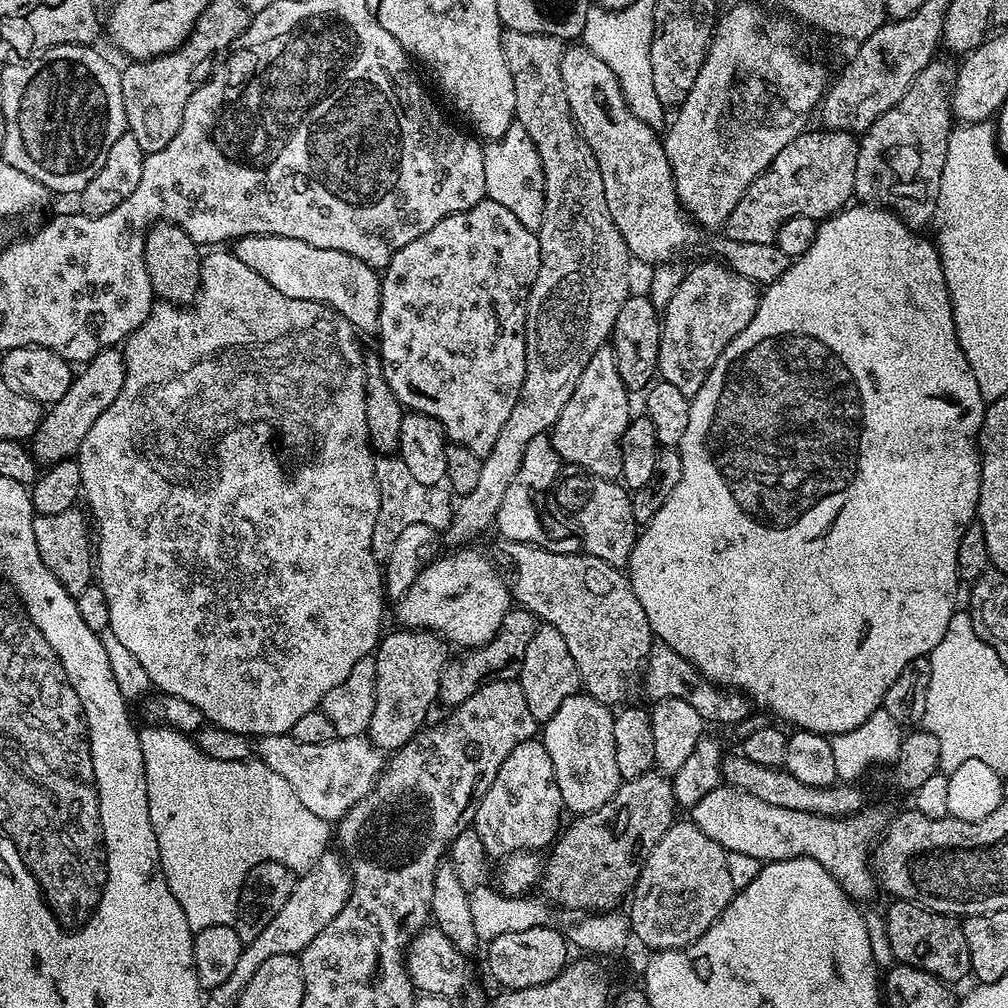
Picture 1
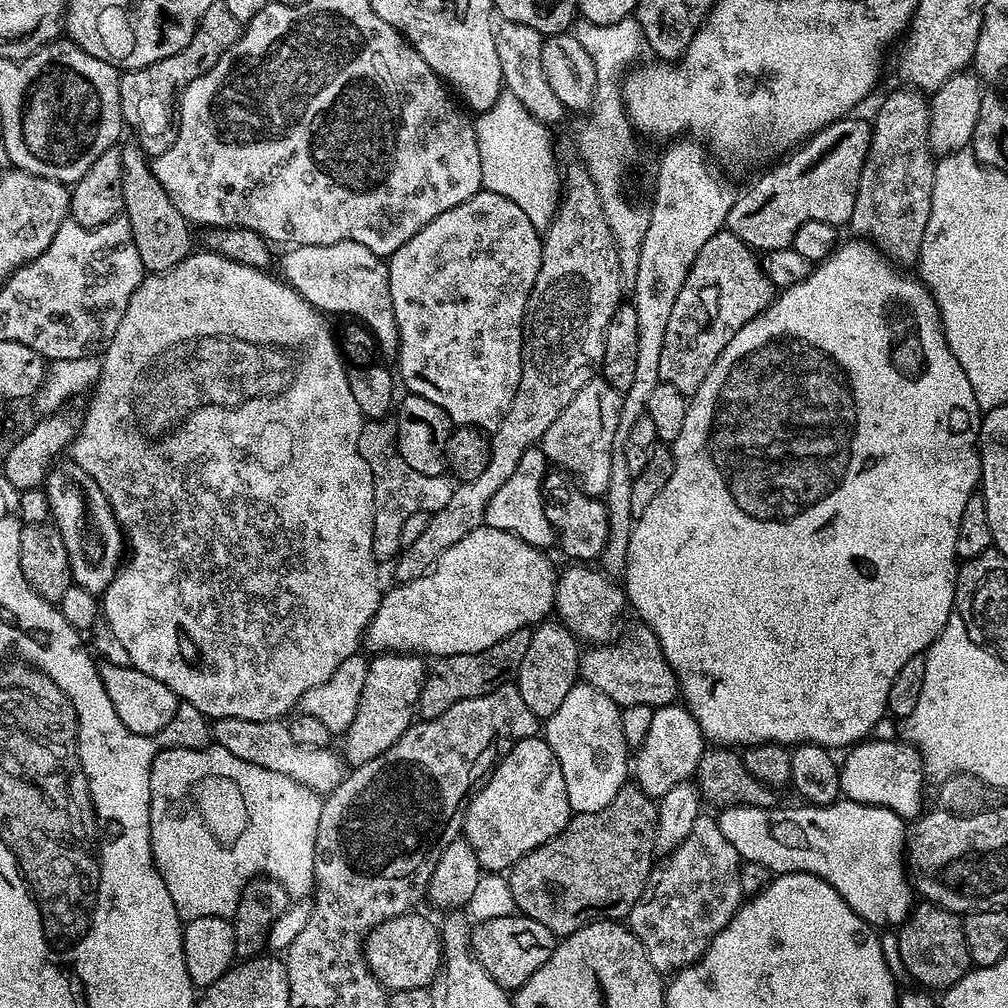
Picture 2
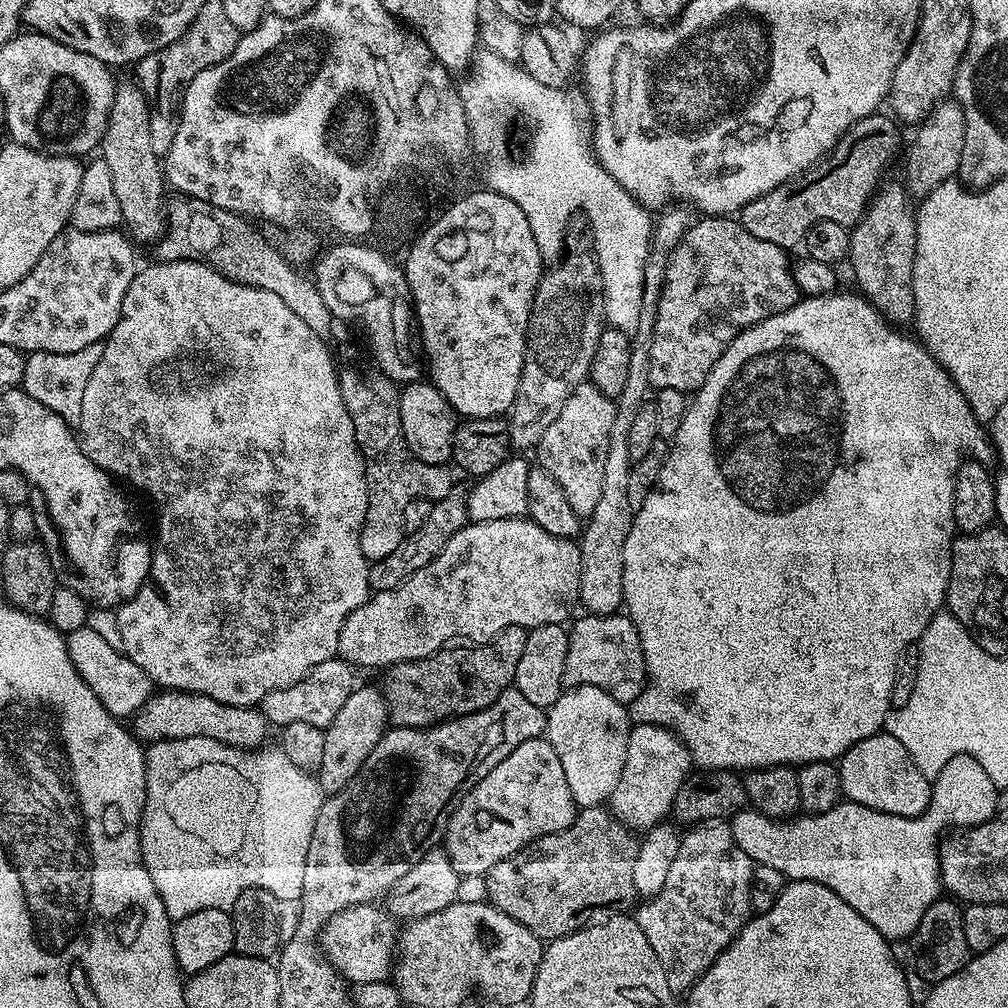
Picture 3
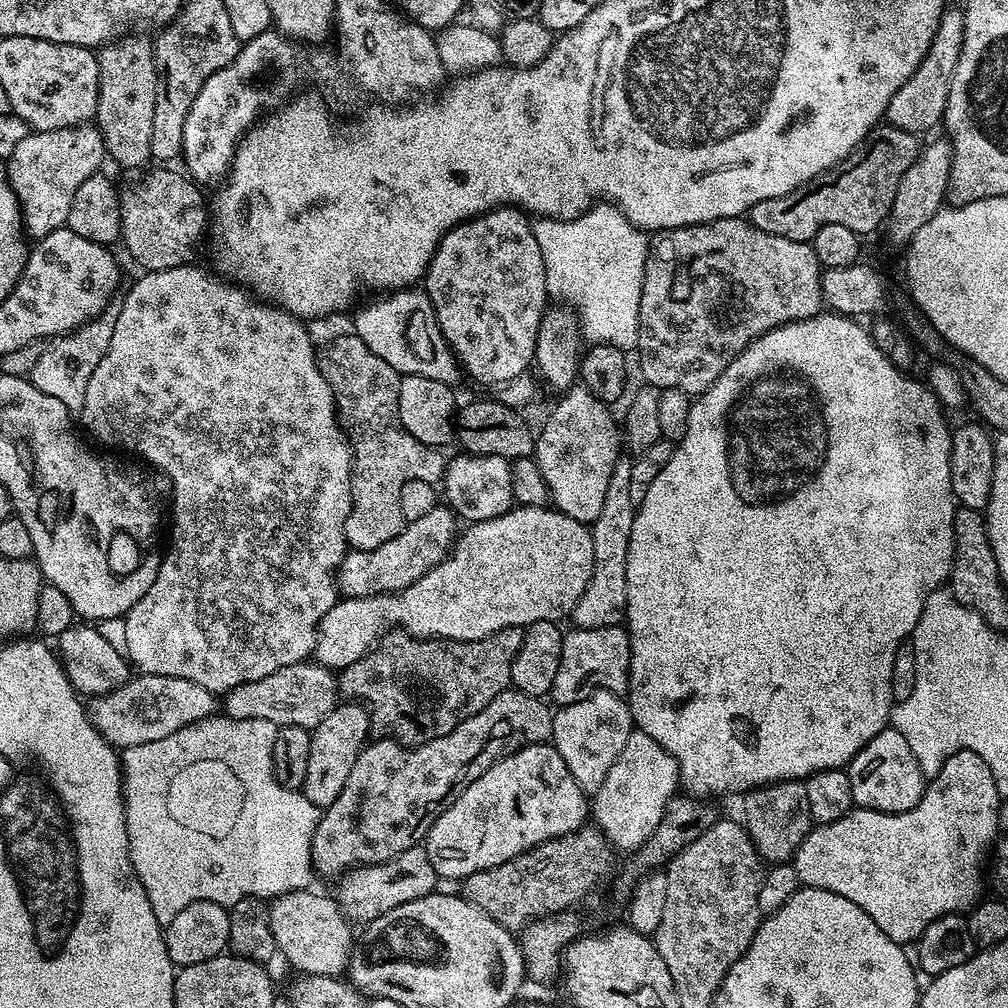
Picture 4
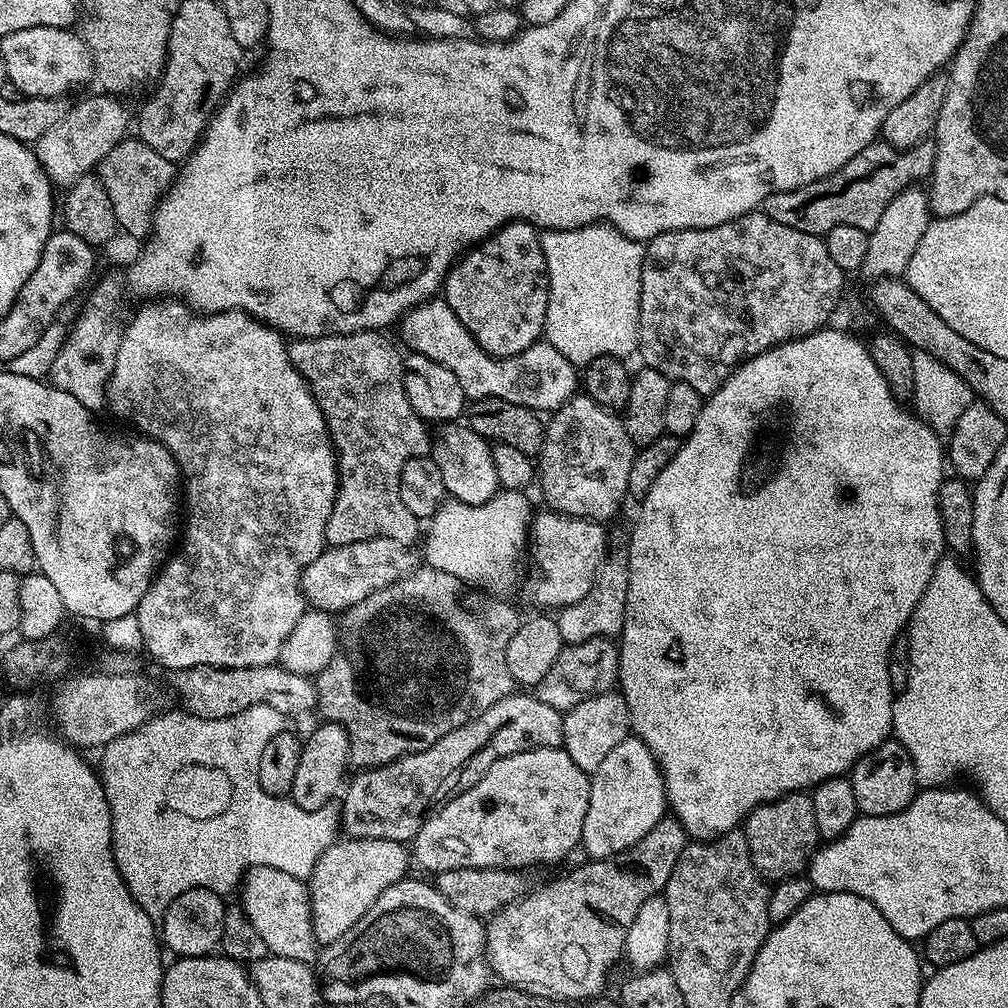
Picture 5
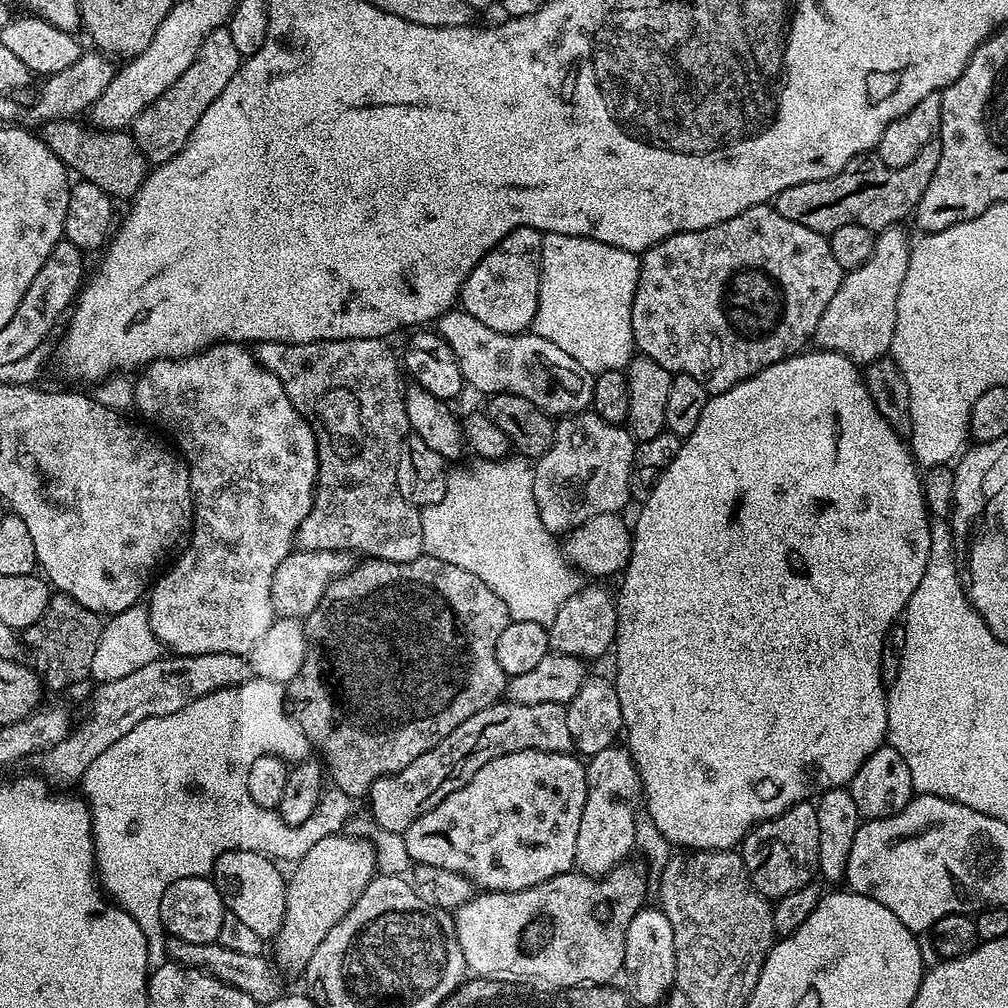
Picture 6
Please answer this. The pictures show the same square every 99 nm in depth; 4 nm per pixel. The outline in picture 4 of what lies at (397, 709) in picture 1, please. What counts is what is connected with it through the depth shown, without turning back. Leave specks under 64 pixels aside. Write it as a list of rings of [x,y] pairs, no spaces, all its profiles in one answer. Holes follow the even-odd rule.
[[[340,702],[322,722],[318,722],[316,728],[311,729],[312,741],[310,742],[310,758],[306,762],[306,778],[302,789],[304,797],[318,809],[331,806],[334,798],[342,794],[342,786],[346,786],[346,778],[350,778],[350,769],[353,768],[358,754],[364,749],[364,745],[370,736],[370,725],[368,723],[368,710],[359,702]]]

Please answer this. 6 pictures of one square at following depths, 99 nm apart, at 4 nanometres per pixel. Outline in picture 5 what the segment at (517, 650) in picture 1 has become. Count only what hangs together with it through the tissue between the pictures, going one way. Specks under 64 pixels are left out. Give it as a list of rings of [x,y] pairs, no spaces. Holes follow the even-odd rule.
[[[417,566],[408,575],[403,576],[398,582],[386,586],[382,590],[374,590],[370,598],[362,598],[354,606],[350,606],[342,613],[338,620],[338,647],[334,658],[315,677],[316,682],[316,708],[321,712],[323,719],[330,724],[340,724],[346,730],[350,740],[350,750],[348,759],[351,767],[356,770],[365,768],[377,768],[383,764],[394,762],[406,754],[414,754],[434,746],[438,738],[446,738],[450,730],[458,730],[458,726],[466,726],[478,714],[490,710],[494,702],[502,702],[502,698],[513,695],[514,681],[510,674],[510,666],[506,666],[506,646],[510,646],[510,638],[514,638],[522,619],[510,605],[500,600],[497,604],[488,604],[485,608],[480,608],[477,612],[464,612],[460,605],[460,588],[462,581],[454,574],[446,574],[446,570],[434,570],[427,566]]]

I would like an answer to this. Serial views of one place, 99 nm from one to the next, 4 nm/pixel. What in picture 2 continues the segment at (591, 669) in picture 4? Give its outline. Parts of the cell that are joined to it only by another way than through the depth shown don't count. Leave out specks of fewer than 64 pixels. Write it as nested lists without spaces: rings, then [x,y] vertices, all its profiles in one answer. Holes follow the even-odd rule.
[[[637,626],[629,636],[622,636],[615,642],[585,647],[580,654],[579,679],[602,690],[602,694],[620,705],[621,709],[646,706],[649,710],[655,710],[677,703],[680,685],[652,629]]]

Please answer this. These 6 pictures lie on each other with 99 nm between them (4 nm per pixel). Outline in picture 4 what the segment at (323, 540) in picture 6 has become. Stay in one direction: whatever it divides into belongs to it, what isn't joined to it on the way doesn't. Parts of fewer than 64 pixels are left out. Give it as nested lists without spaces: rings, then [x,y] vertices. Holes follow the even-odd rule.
[[[349,334],[340,336],[329,342],[318,352],[322,378],[330,386],[336,403],[336,415],[348,435],[348,445],[352,448],[352,509],[346,518],[344,533],[349,549],[365,552],[382,546],[382,542],[390,542],[390,538],[397,536],[405,526],[402,514],[402,486],[411,480],[421,480],[436,484],[443,481],[444,470],[448,466],[449,457],[438,448],[427,448],[406,426],[402,426],[402,418],[398,414],[398,390],[400,389],[401,373],[374,354],[370,346],[360,336]]]

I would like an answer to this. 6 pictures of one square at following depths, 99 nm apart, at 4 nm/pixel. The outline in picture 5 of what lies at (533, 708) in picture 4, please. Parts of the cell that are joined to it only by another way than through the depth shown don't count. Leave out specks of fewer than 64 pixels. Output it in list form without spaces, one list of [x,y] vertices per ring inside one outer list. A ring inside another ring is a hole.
[[[513,694],[494,702],[490,710],[478,714],[466,726],[450,730],[446,738],[438,738],[434,746],[421,752],[406,754],[389,764],[377,768],[365,768],[347,781],[342,792],[344,804],[339,805],[340,823],[345,837],[365,840],[416,839],[420,827],[446,802],[458,798],[498,758],[518,754],[535,748],[558,748],[564,743],[564,713],[546,706],[534,694]],[[352,780],[352,781],[351,781]],[[348,788],[348,789],[347,789]]]

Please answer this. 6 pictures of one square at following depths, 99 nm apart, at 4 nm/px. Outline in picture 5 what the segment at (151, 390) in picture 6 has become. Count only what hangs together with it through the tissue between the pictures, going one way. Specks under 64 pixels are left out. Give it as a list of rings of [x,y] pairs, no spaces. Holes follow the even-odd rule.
[[[156,298],[141,304],[144,305],[133,314],[132,321],[123,325],[118,354],[114,358],[114,366],[108,379],[106,408],[118,419],[133,424],[140,431],[137,433],[143,434],[149,440],[157,440],[162,446],[166,446],[166,450],[170,450],[180,468],[182,488],[186,493],[186,523],[182,528],[178,551],[157,571],[156,579],[136,607],[134,615],[138,618],[139,643],[142,648],[144,644],[145,650],[162,667],[169,668],[173,673],[194,666],[253,668],[277,663],[286,638],[290,638],[290,630],[298,626],[298,618],[302,618],[306,610],[300,579],[304,568],[324,553],[326,522],[336,501],[338,465],[324,415],[290,358],[289,341],[278,329],[263,324],[261,320],[255,320],[245,312],[193,312],[180,298]]]

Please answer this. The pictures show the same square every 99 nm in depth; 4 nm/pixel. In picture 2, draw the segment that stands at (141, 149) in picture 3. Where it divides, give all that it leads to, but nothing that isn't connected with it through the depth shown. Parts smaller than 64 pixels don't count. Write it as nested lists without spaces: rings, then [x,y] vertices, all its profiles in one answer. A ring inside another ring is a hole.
[[[129,142],[128,145],[123,145],[120,148],[120,157],[122,158],[123,215],[127,216],[130,222],[130,230],[134,234],[134,246],[138,246],[142,266],[148,274],[169,272],[193,251],[193,229],[187,218],[178,210],[178,206],[170,202],[168,191],[156,181],[149,157],[144,155],[139,144]]]

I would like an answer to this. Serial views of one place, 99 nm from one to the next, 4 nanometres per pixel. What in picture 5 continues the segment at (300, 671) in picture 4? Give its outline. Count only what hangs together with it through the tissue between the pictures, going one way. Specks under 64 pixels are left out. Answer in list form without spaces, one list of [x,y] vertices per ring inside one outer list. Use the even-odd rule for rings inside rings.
[[[279,663],[253,668],[211,668],[194,666],[174,673],[176,692],[185,700],[187,711],[202,718],[230,718],[255,704],[274,706],[285,718],[300,716],[316,708],[316,682],[313,677],[294,674]]]

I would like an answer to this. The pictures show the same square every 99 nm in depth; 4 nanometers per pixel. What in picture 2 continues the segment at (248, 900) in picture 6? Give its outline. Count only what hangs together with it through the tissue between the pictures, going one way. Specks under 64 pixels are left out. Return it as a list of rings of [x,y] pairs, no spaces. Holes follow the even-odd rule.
[[[413,910],[390,918],[373,928],[364,939],[364,961],[368,963],[368,969],[385,989],[392,992],[428,988],[431,980],[435,976],[437,979],[442,972],[442,949],[437,921],[427,920],[418,913]]]

